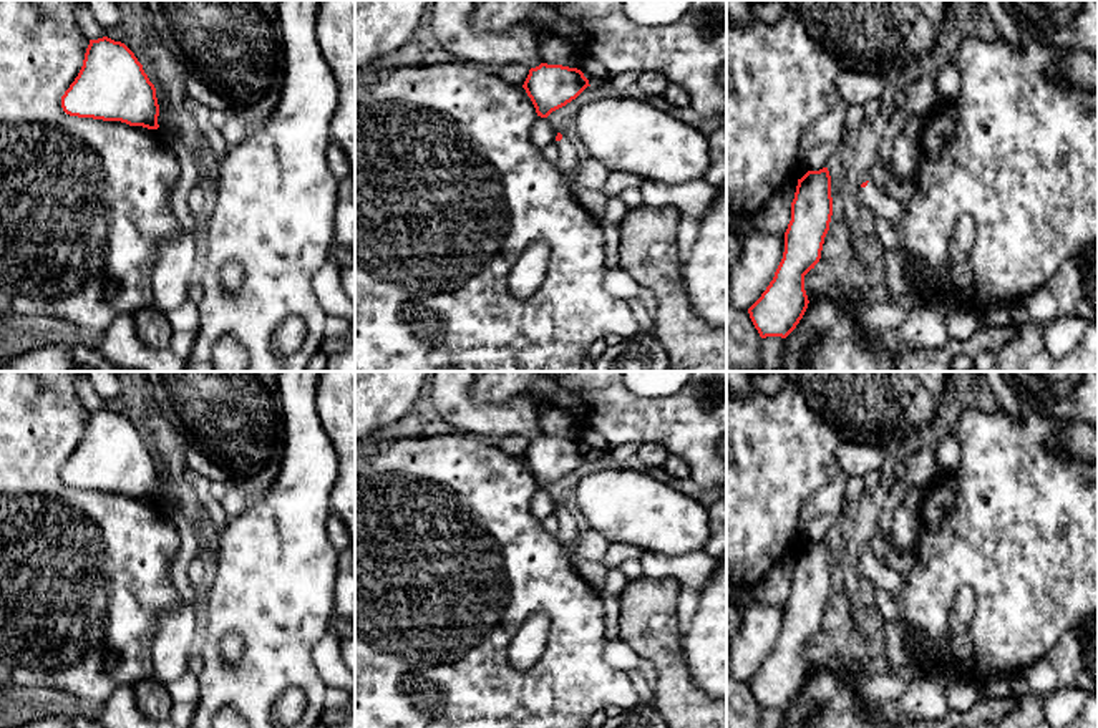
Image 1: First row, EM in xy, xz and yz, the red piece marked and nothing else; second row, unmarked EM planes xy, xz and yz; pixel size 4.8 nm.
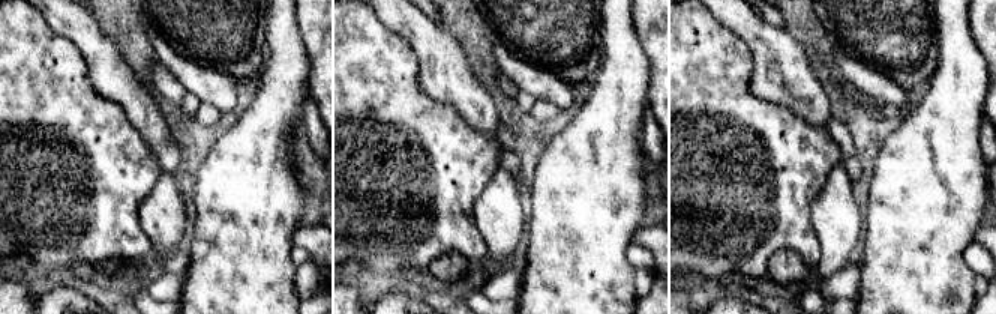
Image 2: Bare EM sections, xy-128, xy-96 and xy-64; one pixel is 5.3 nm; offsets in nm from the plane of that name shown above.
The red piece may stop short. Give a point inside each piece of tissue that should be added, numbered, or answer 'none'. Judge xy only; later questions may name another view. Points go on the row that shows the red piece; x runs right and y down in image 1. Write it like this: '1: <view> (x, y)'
none

